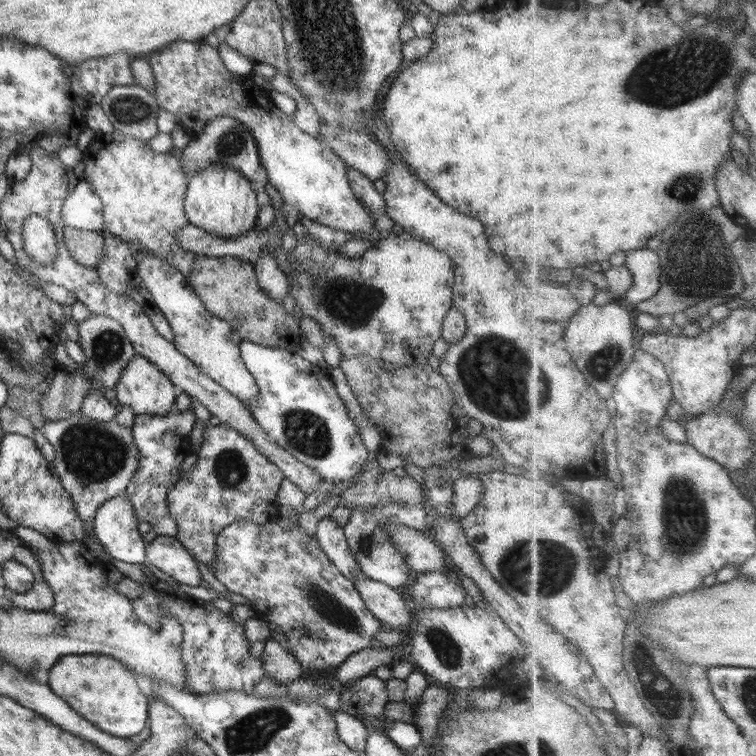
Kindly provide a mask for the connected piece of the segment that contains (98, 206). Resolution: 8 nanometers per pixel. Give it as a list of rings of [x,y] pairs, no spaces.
[[[80,180],[66,197],[61,209],[61,218],[65,226],[75,230],[103,233],[102,208],[103,203],[94,192],[92,185],[85,180]]]

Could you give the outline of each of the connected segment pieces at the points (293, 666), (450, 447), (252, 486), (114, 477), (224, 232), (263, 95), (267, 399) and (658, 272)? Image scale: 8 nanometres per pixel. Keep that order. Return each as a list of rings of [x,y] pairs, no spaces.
[[[272,636],[265,640],[264,652],[260,661],[266,669],[266,675],[274,677],[277,684],[289,684],[306,674],[298,659]]]
[[[370,356],[344,357],[343,372],[349,386],[367,418],[378,428],[383,438],[381,451],[402,456],[406,461],[420,468],[446,464],[455,466],[456,460],[470,460],[474,457],[470,448],[466,448],[466,438],[470,438],[468,428],[469,416],[458,406],[454,399],[454,391],[448,385],[443,374],[432,368],[427,362],[411,365],[378,365],[378,361]]]
[[[208,425],[203,430],[203,442],[197,452],[200,460],[197,460],[188,471],[181,475],[180,480],[168,491],[168,512],[177,522],[175,537],[178,542],[188,549],[188,552],[202,564],[212,565],[216,561],[216,539],[229,524],[236,521],[254,521],[258,525],[264,525],[275,519],[278,513],[276,497],[285,476],[282,471],[270,462],[246,437],[236,432],[228,425]]]
[[[81,411],[72,413],[68,419],[46,421],[40,430],[55,448],[53,470],[58,473],[64,489],[70,493],[76,513],[84,521],[86,536],[91,535],[102,546],[94,533],[94,515],[106,500],[126,494],[133,473],[138,470],[140,454],[132,431],[114,419],[99,421],[82,415]]]
[[[212,163],[190,175],[185,194],[185,214],[189,223],[219,238],[235,238],[256,227],[261,199],[250,181],[228,165]]]
[[[176,40],[164,48],[144,56],[152,67],[155,82],[155,96],[159,108],[166,109],[176,116],[178,124],[190,136],[196,136],[204,131],[206,123],[220,116],[232,117],[242,125],[246,125],[258,143],[258,155],[262,166],[266,167],[267,181],[281,194],[287,208],[292,208],[305,218],[325,225],[343,234],[351,235],[352,240],[364,239],[374,234],[375,219],[373,213],[367,210],[362,202],[352,192],[345,162],[332,149],[321,142],[320,138],[313,137],[286,115],[276,108],[270,101],[268,92],[254,82],[250,75],[239,75],[230,72],[216,47],[205,40]]]
[[[242,340],[241,357],[258,385],[256,400],[244,404],[270,439],[294,458],[316,470],[332,485],[348,482],[362,470],[370,452],[326,369],[298,355],[296,349],[291,346],[274,349]]]
[[[650,248],[634,250],[627,253],[626,266],[635,275],[635,286],[630,288],[627,300],[640,304],[654,298],[663,287],[663,268],[660,254]]]

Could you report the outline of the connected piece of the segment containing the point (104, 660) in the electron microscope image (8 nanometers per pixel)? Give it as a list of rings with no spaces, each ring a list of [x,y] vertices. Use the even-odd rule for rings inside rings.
[[[104,654],[64,655],[49,670],[47,685],[62,698],[75,712],[86,718],[102,732],[123,739],[140,734],[149,720],[149,697],[142,694],[134,674],[125,664]]]

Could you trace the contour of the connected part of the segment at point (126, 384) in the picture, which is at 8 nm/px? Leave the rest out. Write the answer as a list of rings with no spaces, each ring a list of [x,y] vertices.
[[[135,354],[130,363],[122,369],[120,380],[114,387],[116,397],[114,402],[118,407],[130,407],[137,415],[155,414],[166,416],[175,407],[175,398],[178,393],[177,386],[172,384],[158,367],[150,363],[140,354]]]

